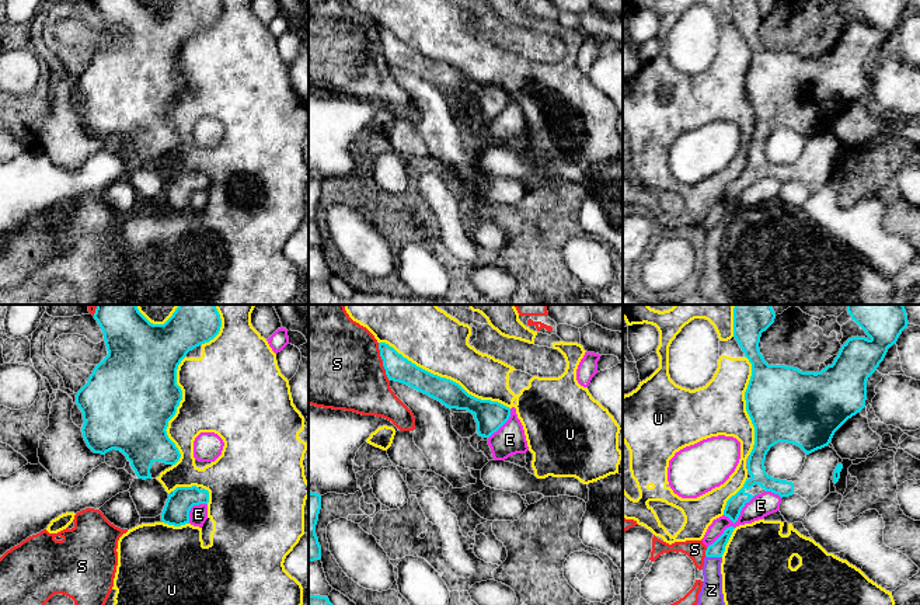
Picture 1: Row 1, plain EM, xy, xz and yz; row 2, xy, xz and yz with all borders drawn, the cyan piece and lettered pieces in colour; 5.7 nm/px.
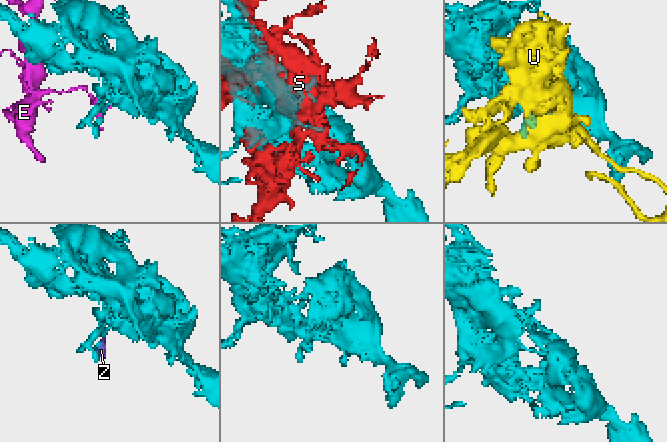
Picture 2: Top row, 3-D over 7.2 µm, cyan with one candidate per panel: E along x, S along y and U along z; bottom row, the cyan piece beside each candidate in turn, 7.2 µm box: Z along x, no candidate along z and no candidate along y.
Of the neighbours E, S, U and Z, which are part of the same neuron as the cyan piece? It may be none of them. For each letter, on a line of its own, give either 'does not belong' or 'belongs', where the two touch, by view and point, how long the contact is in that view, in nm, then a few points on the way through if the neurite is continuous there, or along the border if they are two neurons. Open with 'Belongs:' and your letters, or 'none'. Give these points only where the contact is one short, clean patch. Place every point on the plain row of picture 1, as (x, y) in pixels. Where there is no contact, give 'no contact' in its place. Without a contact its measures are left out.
Belongs: Z
E: does not belong; meets cyan in yz at (736, 205); contact 420 nm long
S: does not belong; meets cyan in xz at (383, 48); contact 240 nm long
U: does not belong; meets cyan in xz at (445, 63); contact 850 nm long
Z: belongs; meets cyan in yz at (714, 242); contact 100 nm long; runs through yz (717, 235), (714, 242), (711, 285)

